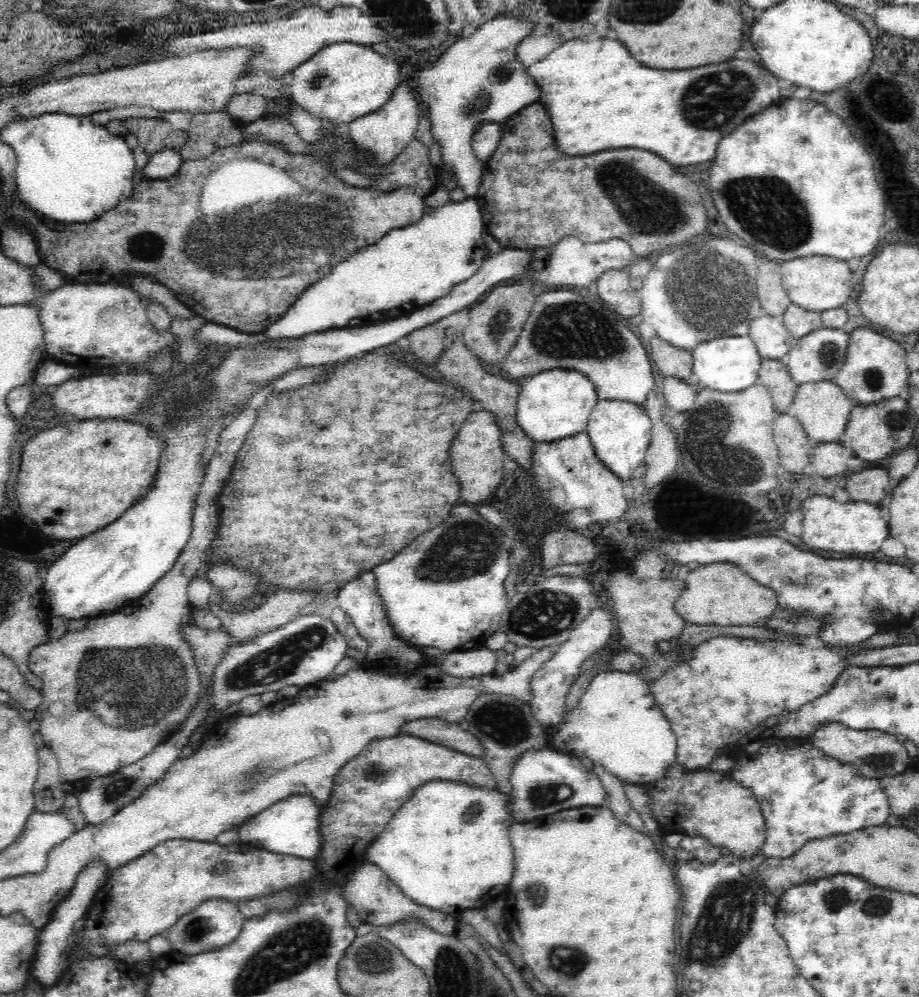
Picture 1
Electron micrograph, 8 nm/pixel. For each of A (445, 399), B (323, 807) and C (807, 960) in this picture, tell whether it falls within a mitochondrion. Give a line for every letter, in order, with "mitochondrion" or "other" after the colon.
A: mitochondrion
B: other
C: other

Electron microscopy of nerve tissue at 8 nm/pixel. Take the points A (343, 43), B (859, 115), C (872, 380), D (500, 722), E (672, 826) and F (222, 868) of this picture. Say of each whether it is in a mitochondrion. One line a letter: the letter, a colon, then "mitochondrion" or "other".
A: other
B: other
C: mitochondrion
D: mitochondrion
E: other
F: mitochondrion

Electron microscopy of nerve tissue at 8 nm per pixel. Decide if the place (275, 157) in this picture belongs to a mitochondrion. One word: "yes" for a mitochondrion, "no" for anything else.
no

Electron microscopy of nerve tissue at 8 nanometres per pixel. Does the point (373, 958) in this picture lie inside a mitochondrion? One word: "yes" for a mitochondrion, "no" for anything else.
yes

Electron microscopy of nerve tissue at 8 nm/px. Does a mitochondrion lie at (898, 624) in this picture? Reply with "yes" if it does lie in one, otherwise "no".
no

